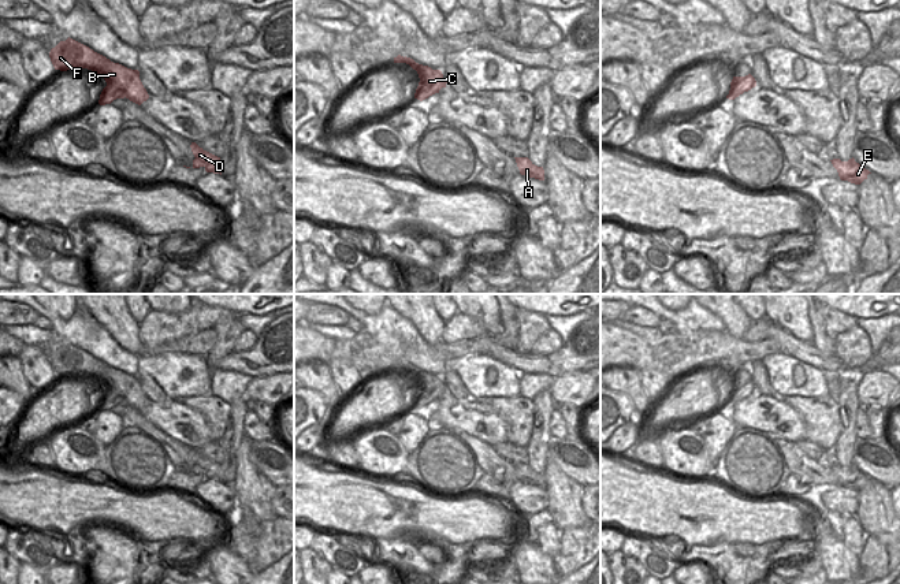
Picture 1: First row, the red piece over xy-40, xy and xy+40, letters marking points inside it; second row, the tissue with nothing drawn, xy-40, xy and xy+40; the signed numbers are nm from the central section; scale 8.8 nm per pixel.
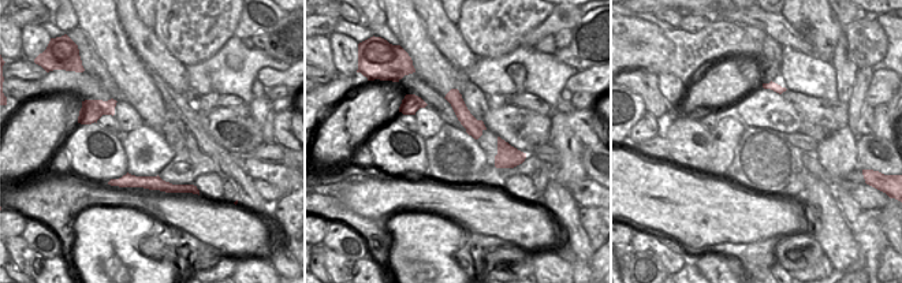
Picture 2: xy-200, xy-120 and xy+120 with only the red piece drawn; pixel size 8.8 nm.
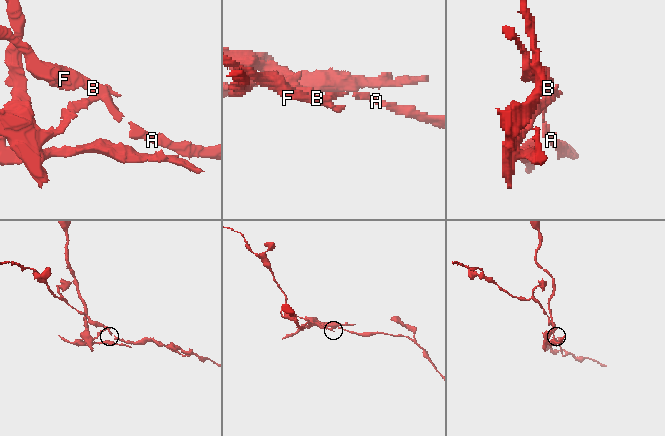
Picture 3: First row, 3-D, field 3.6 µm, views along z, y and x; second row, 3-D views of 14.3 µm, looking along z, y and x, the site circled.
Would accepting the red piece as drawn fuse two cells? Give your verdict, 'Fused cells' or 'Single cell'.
Fused cells.

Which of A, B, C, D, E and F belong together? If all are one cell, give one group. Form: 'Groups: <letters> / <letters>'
Groups: A B D E F / C.

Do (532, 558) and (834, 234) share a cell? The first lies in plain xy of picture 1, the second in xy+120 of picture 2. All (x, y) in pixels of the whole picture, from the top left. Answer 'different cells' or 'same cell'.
same cell

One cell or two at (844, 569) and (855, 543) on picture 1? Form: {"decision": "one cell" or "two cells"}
{"decision": "two cells"}

